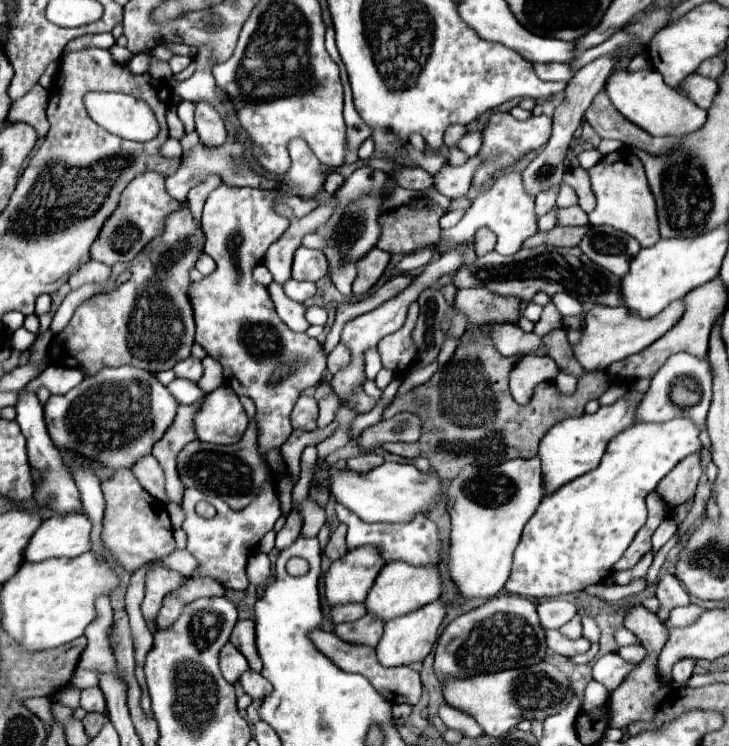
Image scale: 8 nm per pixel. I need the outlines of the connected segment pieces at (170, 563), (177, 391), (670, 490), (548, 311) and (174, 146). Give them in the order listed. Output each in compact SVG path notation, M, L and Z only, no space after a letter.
M174 550L174 554L168 554L168 556L162 560L162 564L164 564L166 568L182 574L182 576L190 576L190 574L196 570L196 566L198 566L196 558L194 558L194 556L182 556L182 550Z
M182 378L172 380L166 388L170 390L170 394L172 394L180 404L194 404L196 400L200 400L200 398L204 396L204 392L202 392L194 382L182 380Z
M690 454L684 460L680 460L676 464L676 468L672 468L670 474L666 474L656 492L670 504L670 506L678 506L684 504L688 498L694 496L698 480L702 476L702 464L700 464L700 454Z
M550 302L550 304L544 306L542 316L540 316L540 320L536 322L534 332L536 332L538 336L546 336L548 332L552 332L552 330L556 330L556 328L562 328L562 314L560 314L560 312L556 310L556 306Z
M168 138L168 142L162 146L162 154L166 158L178 158L182 154L182 148L180 148L180 142L174 140L174 138Z

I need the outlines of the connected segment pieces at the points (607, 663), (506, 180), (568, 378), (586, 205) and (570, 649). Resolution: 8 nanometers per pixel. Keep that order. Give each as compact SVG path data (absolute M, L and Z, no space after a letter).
M606 654L594 664L594 680L604 684L608 692L614 692L622 684L622 680L634 670L636 664L626 662L618 654Z
M506 172L502 176L498 176L494 180L494 184L486 190L482 190L476 200L472 202L472 206L466 210L464 218L450 230L442 230L442 238L436 244L436 248L424 248L412 254L406 254L400 262L398 262L398 270L400 272L412 272L412 270L420 270L422 266L426 266L432 256L440 250L446 250L458 242L468 242L474 238L478 228L490 228L496 236L498 236L498 244L496 244L496 252L498 254L516 254L524 240L530 238L532 234L536 234L536 220L534 220L534 198L530 194L526 194L524 186L522 186L522 174L520 172Z
M560 370L554 382L556 382L556 386L558 386L558 390L562 394L572 394L576 390L576 378L572 374L568 374L568 372L562 372Z
M574 168L574 170L568 170L566 172L566 184L572 186L580 198L578 206L590 214L590 210L594 210L596 206L596 198L594 198L594 192L592 192L592 186L590 186L590 176L584 168Z
M546 630L546 644L552 652L560 654L560 656L576 656L576 654L584 654L590 648L590 642L586 638L578 638L578 640L568 640L564 638L558 630Z

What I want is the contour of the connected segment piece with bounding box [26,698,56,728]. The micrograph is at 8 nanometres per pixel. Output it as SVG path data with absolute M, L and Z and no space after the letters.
M30 698L30 700L26 700L26 706L28 706L42 722L46 722L48 728L56 722L56 718L54 718L54 714L52 714L52 700L48 700L48 698Z

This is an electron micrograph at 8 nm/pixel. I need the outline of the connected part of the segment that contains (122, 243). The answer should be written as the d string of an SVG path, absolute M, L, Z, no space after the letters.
M146 172L136 176L122 192L120 204L114 210L114 214L106 220L98 236L98 242L92 244L92 250L90 250L92 258L108 266L114 266L116 262L130 262L154 236L162 234L164 218L170 212L178 210L178 206L182 208L182 204L174 200L164 188L164 176L156 172Z

